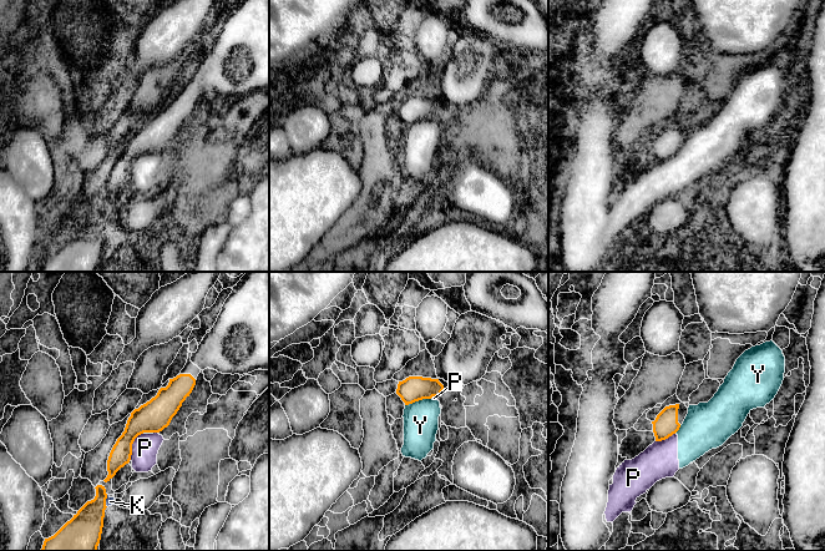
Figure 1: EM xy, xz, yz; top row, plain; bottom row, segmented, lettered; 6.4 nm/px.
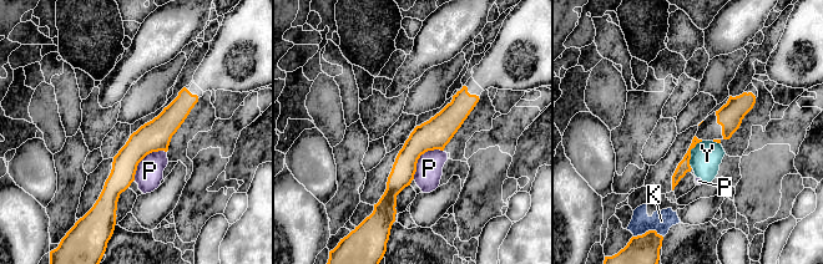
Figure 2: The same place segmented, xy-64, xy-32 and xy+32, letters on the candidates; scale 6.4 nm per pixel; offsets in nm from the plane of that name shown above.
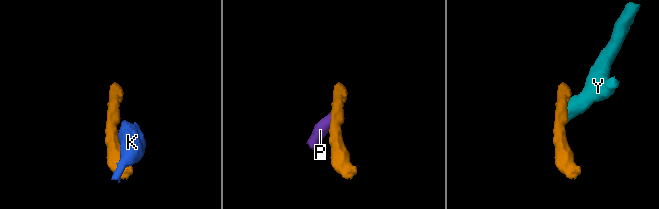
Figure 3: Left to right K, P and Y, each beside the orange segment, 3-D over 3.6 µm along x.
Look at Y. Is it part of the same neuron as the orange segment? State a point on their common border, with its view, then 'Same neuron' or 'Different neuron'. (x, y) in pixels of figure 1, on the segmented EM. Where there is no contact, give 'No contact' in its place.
Touches orange at xz (418, 400). Different neuron

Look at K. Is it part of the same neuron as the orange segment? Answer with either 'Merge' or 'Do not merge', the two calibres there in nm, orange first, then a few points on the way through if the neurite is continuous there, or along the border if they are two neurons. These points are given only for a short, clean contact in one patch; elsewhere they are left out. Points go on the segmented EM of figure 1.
Do not merge. Thickness 240 nm (orange) against 50 nm

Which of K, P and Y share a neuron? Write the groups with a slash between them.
K / P Y

